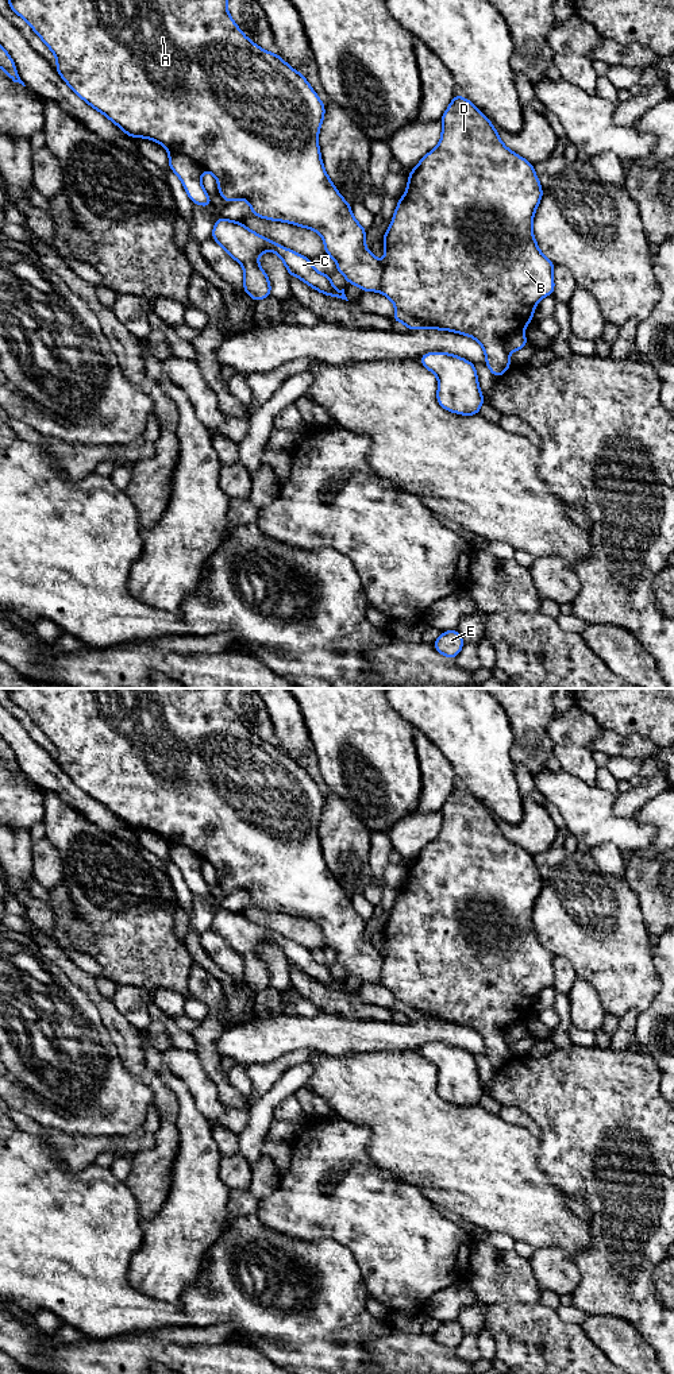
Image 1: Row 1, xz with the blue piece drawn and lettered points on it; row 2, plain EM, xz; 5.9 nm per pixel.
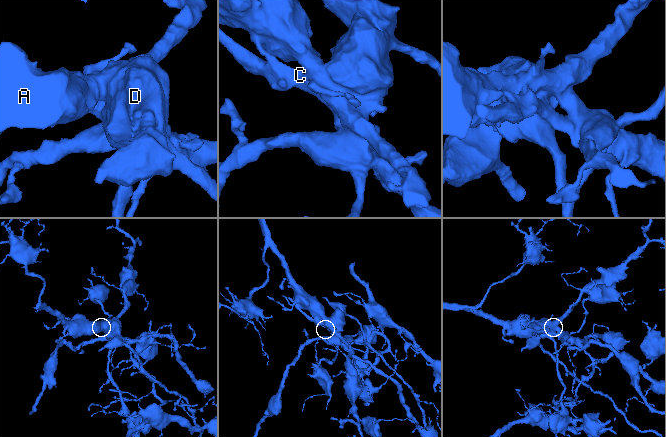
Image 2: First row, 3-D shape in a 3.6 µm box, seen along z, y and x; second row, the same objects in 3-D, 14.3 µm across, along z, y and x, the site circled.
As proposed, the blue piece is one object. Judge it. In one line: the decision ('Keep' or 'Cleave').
Cleave

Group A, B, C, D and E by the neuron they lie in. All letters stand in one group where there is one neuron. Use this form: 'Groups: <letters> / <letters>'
Groups: A B D E / C

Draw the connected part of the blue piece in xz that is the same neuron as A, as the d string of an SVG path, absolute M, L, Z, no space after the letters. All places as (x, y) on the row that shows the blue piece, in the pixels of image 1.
M8 0L8 5L31 26L34 32L55 55L55 70L70 89L93 109L113 121L130 138L147 138L162 144L169 153L184 154L196 161L203 169L215 175L219 184L217 193L227 204L235 200L247 200L251 215L319 232L324 242L326 255L336 260L336 271L346 277L347 283L359 286L362 292L381 292L398 310L432 323L442 331L451 331L475 339L485 351L485 364L497 379L512 366L504 340L511 333L523 331L534 320L538 302L543 297L554 294L552 270L555 265L540 252L532 232L535 211L543 197L543 189L534 165L504 146L494 126L471 101L458 93L454 96L440 119L440 142L408 173L407 190L397 201L392 223L384 235L385 260L381 263L365 247L366 228L354 219L351 205L336 190L323 166L317 143L326 113L323 101L301 73L290 67L278 54L269 53L253 43L240 31L228 13L227 0Z

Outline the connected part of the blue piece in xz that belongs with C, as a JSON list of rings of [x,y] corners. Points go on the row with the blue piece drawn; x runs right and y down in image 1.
[[[217,217],[211,238],[243,266],[244,283],[242,289],[253,301],[271,296],[270,279],[257,260],[263,251],[277,254],[286,266],[289,277],[296,275],[319,293],[348,301],[344,289],[338,290],[330,275],[316,271],[309,258],[255,233],[242,221]]]

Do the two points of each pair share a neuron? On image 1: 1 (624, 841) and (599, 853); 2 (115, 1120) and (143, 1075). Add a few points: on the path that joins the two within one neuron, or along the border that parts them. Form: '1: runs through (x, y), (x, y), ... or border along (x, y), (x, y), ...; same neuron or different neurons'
1: border along (590, 846), (611, 844), (623, 853); different neurons
2: border along (119, 1056), (123, 1066), (150, 1089), (153, 1103); different neurons

